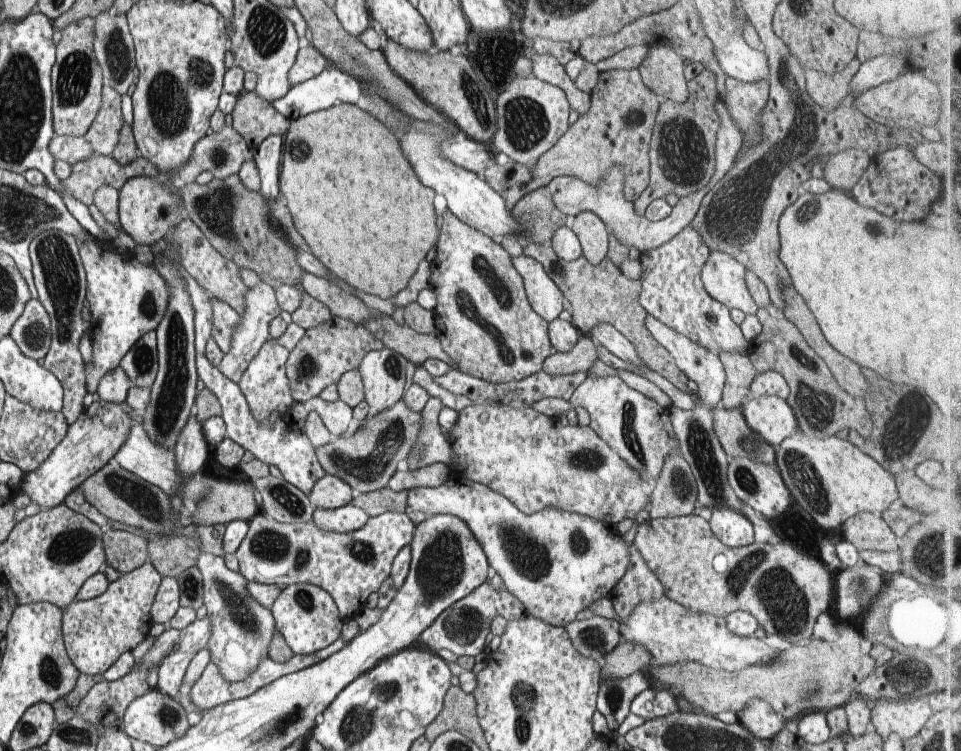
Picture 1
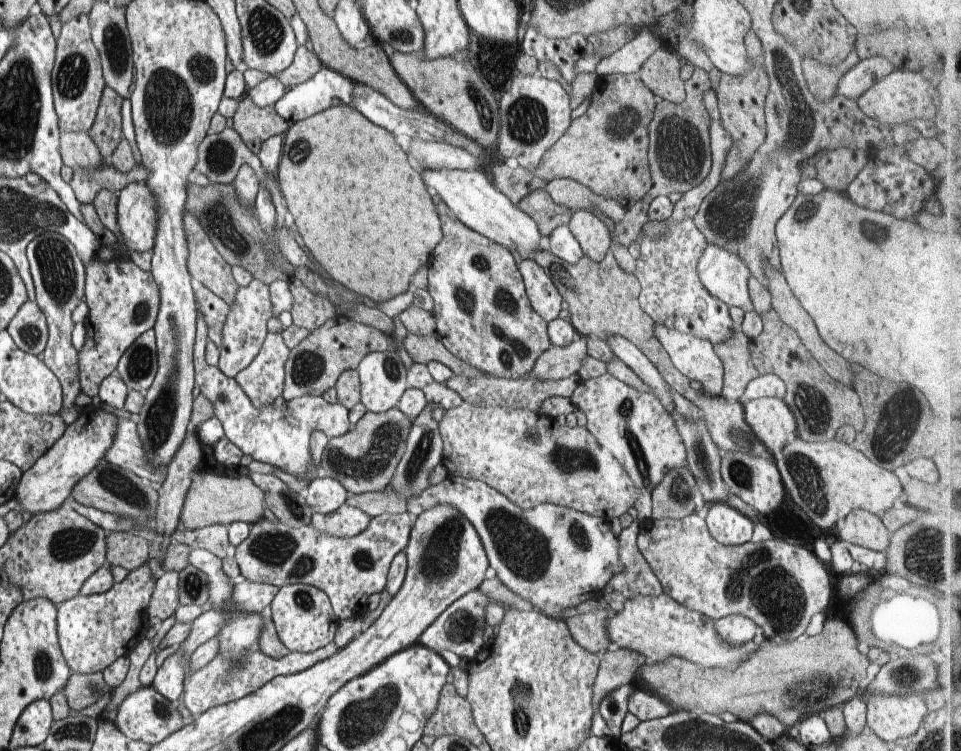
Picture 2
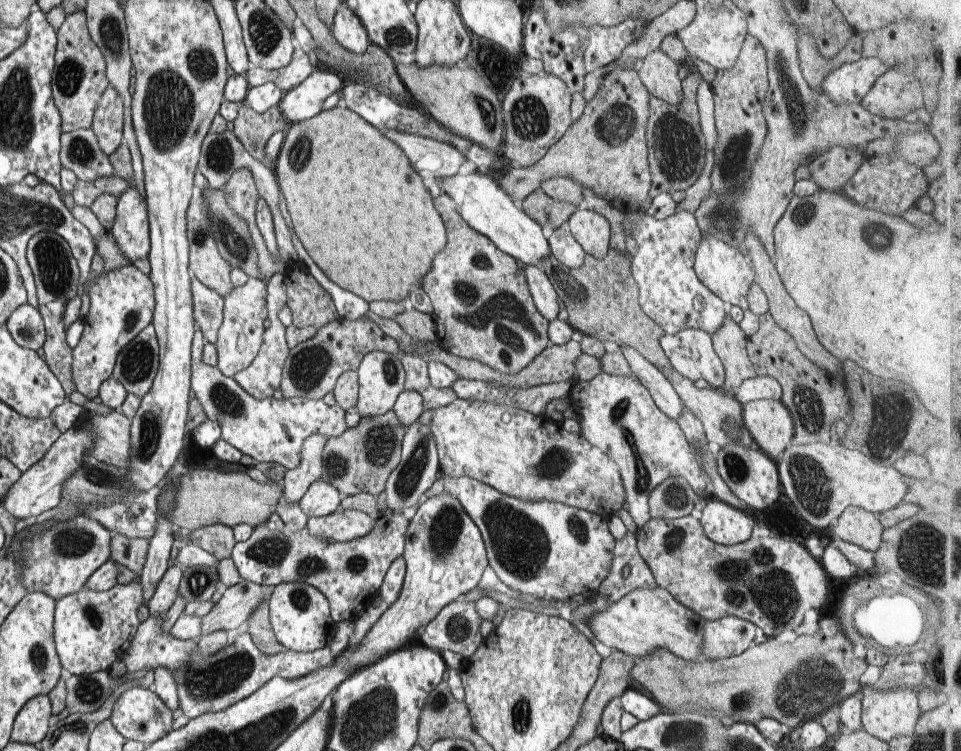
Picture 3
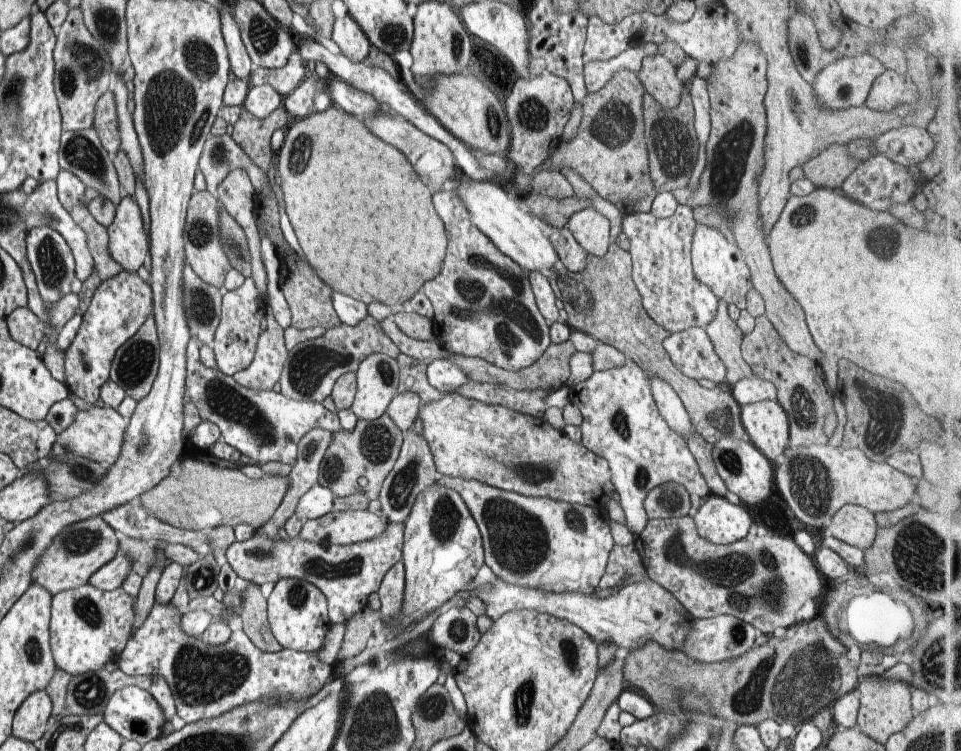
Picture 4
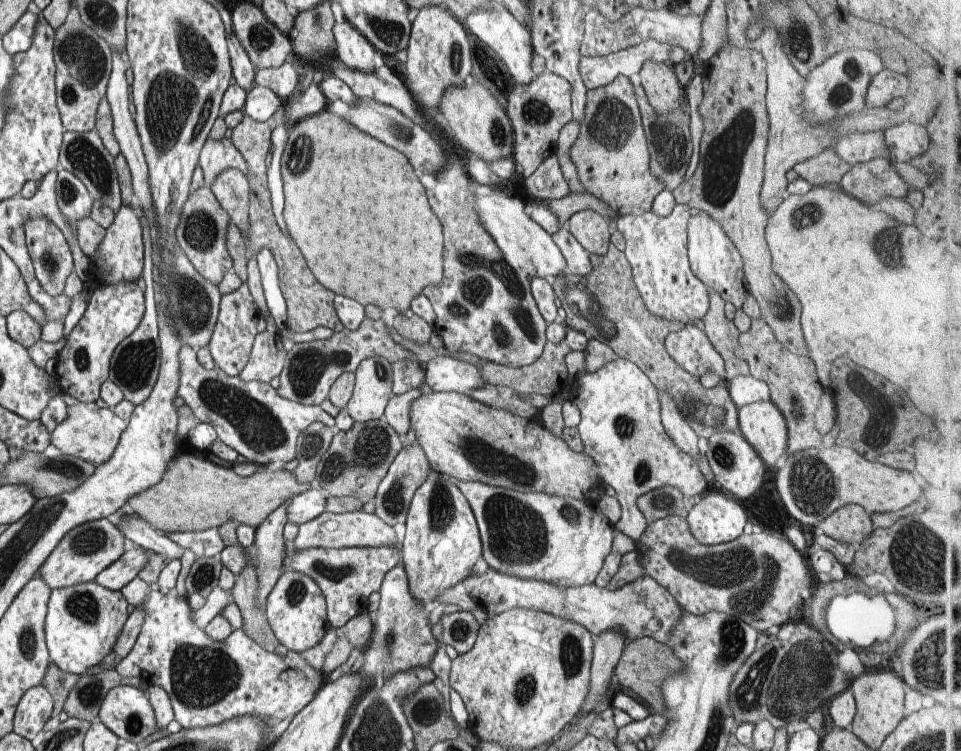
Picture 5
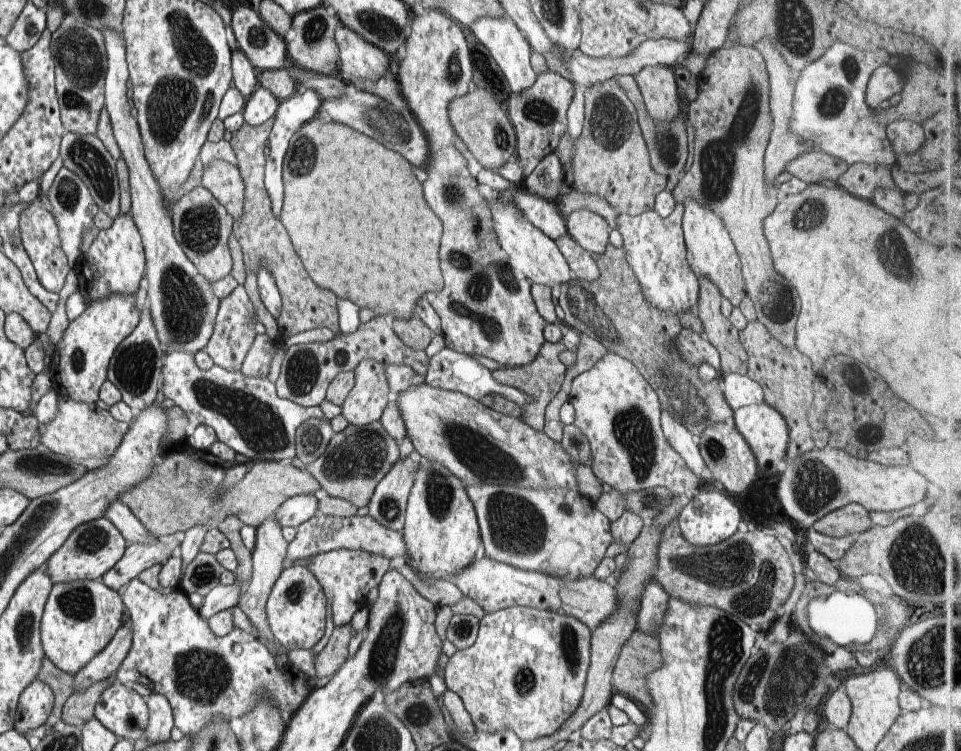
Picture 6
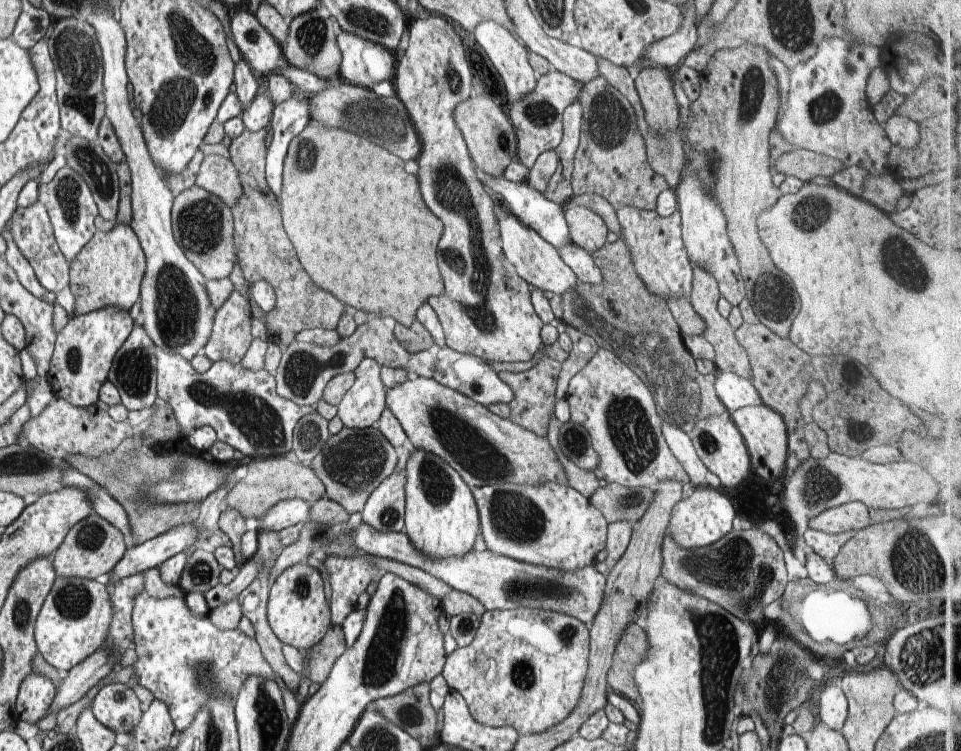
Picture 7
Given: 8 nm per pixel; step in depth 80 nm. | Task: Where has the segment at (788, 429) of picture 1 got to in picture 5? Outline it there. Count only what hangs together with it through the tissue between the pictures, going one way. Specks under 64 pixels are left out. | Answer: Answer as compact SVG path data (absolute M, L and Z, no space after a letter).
M770 400L738 410L739 428L768 468L779 466L787 454L788 431L782 411Z

